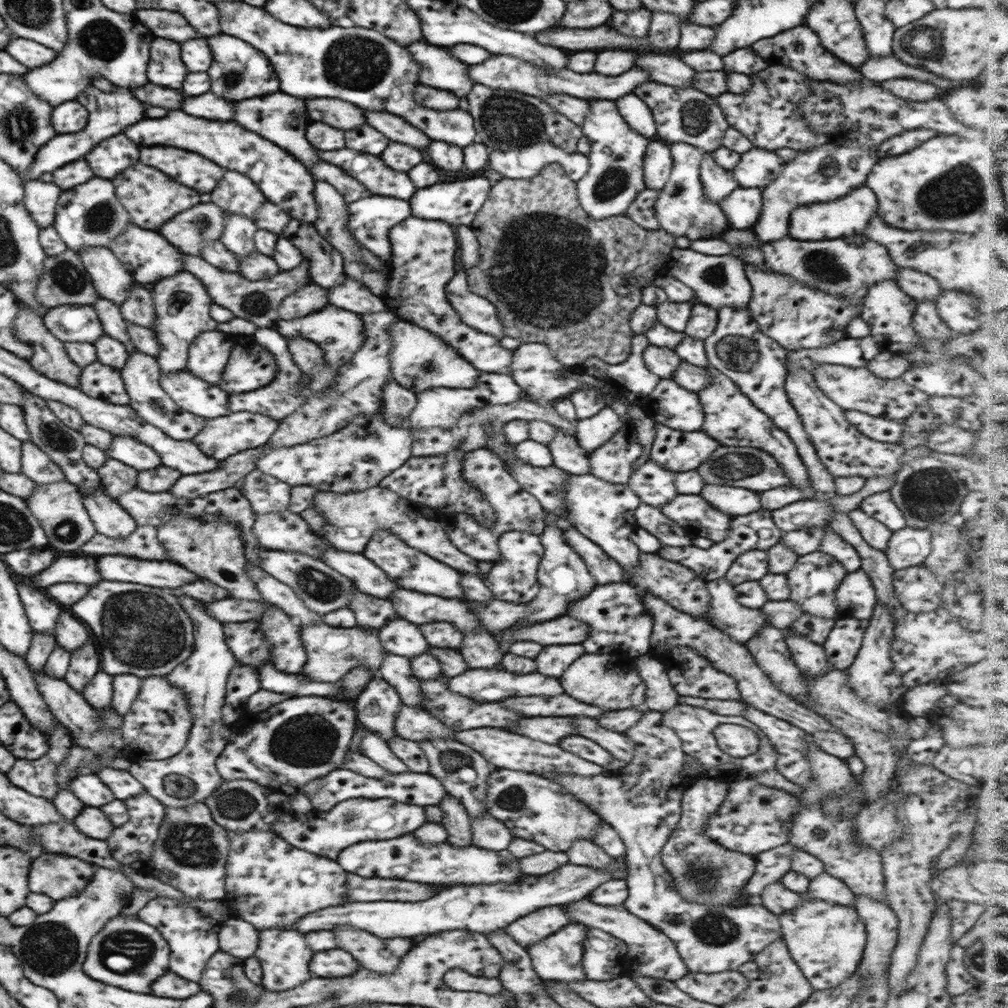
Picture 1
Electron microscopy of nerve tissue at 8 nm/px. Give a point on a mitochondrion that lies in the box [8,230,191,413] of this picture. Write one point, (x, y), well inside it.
(64, 275)

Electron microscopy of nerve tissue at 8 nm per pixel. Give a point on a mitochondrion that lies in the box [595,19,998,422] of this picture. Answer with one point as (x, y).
(959, 192)

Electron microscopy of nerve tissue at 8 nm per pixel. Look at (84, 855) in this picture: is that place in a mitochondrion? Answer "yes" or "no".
no

